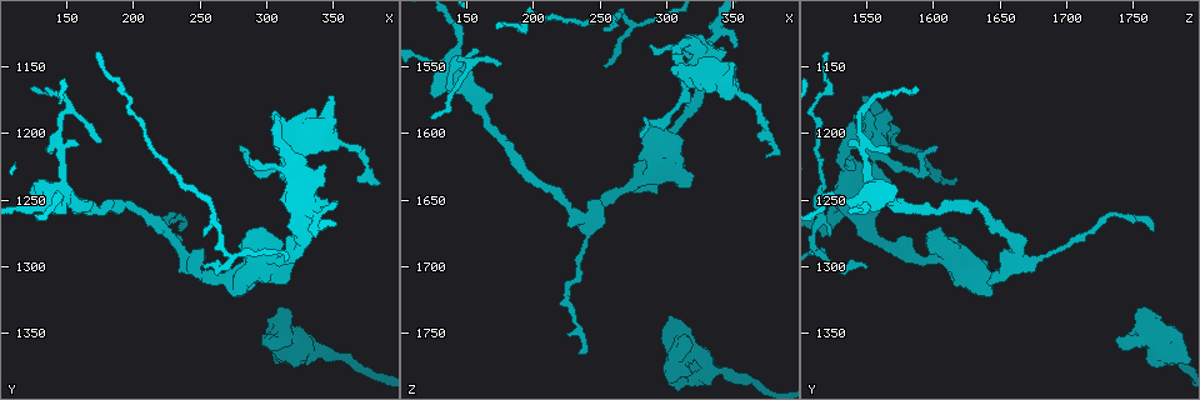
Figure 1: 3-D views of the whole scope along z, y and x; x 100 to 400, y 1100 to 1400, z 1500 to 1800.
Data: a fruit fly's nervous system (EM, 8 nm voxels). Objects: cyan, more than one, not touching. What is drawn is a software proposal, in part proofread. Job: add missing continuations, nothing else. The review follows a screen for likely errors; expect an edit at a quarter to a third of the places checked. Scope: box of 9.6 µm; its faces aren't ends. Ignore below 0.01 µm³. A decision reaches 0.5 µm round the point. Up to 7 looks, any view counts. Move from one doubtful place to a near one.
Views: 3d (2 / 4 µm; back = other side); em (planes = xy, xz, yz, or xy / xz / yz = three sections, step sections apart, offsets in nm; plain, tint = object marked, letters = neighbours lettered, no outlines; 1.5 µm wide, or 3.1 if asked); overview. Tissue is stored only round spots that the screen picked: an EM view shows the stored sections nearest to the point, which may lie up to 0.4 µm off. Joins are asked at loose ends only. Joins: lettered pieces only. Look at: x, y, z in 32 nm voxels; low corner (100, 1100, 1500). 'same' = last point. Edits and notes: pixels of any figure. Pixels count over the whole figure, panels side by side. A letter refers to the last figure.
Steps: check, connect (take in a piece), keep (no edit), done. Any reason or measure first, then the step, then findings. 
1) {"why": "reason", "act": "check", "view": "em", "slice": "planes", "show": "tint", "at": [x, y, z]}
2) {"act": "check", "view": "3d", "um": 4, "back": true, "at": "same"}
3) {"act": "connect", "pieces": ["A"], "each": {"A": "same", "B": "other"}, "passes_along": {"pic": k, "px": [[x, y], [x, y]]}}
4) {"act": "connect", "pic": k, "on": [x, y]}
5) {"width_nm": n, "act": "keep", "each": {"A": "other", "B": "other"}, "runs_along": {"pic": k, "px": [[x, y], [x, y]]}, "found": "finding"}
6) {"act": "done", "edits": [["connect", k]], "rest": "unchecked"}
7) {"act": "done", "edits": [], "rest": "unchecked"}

{"why": "free end", "act": "check", "view": "3d", "um": 4, "back": true, "at": [122, 1240, 1572]}

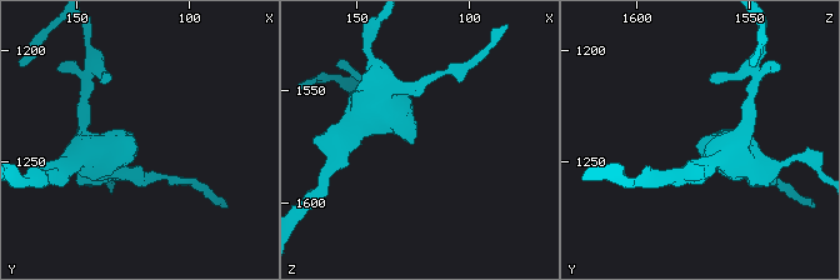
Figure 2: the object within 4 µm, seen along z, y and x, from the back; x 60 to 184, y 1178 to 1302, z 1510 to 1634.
{"act": "check", "view": "em", "slice": "yz", "step": 4, "show": "tint", "at": [125, 1241, 1573]}

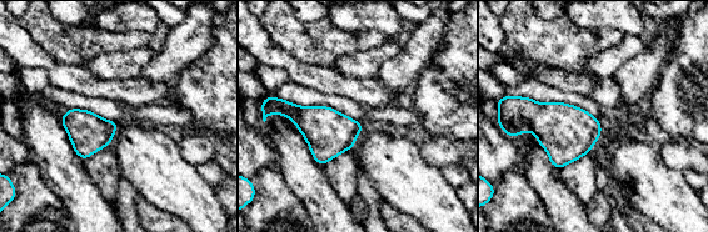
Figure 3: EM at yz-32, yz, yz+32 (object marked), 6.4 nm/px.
{"act": "check", "view": "em", "slice": "planes", "show": "letters", "at": "same"}

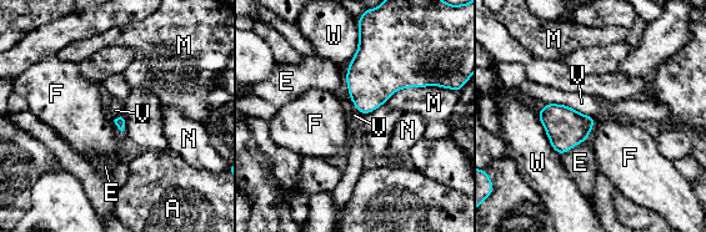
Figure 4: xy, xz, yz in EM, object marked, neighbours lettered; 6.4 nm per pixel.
{"act": "keep", "each": {"A": "other", "E": "other", "F": "other", "M": "other", "N": "other", "V": "other", "W": "other"}, "border": {"pic": 4, "px": [[546, 102], [570, 106], [595, 120]]}, "found": "no lettered piece goes on from it"}

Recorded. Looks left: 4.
{"why": "thin end", "act": "check", "view": "em", "slice": "planes", "show": "letters", "at": [122, 1166, 1590]}

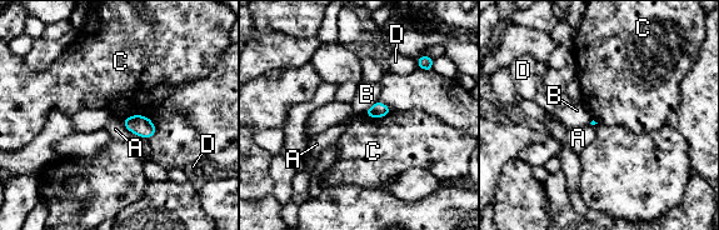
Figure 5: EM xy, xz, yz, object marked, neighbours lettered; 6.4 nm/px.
{"act": "keep", "each": {"A": "other", "B": "other", "C": "other", "D": "other"}, "border": {"pic": 5, "px": [[124, 118], [146, 116], [156, 133]]}, "found": "no lettered piece goes on from it"}

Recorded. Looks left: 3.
{"why": "an open end", "act": "check", "view": "3d", "um": 2, "at": [306, 1186, 1550]}

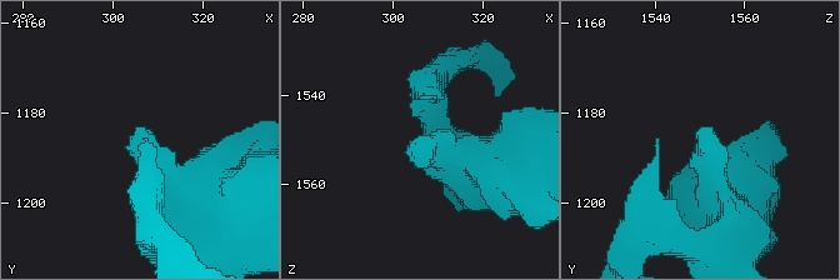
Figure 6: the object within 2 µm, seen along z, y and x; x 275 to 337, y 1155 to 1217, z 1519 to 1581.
{"why": "now the EM", "act": "check", "view": "em", "slice": "planes", "show": "tint", "at": [306, 1185, 1548]}

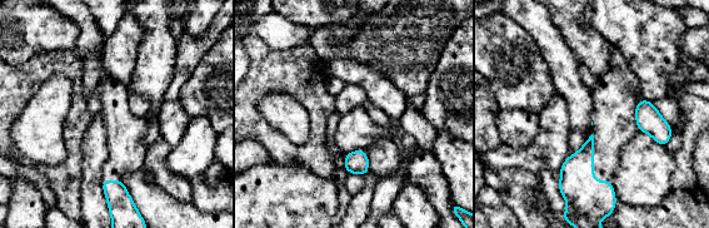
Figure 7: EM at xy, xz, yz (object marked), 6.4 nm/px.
{"act": "check", "view": "em", "slice": "planes", "show": "letters", "at": "same"}

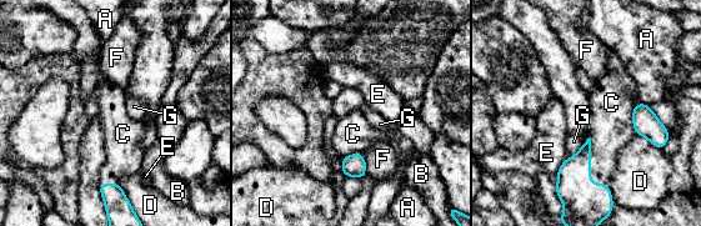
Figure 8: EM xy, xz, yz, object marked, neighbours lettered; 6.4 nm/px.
{"act": "connect", "pieces": ["C"], "each": {"A": "other", "B": "other", "C": "same", "D": "other", "E": "other", "F": "other", "G": "other"}, "found": "it goes on there"}

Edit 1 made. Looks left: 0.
{"act": "done", "edits": [["connect", 8]], "rest": "unchecked"}

